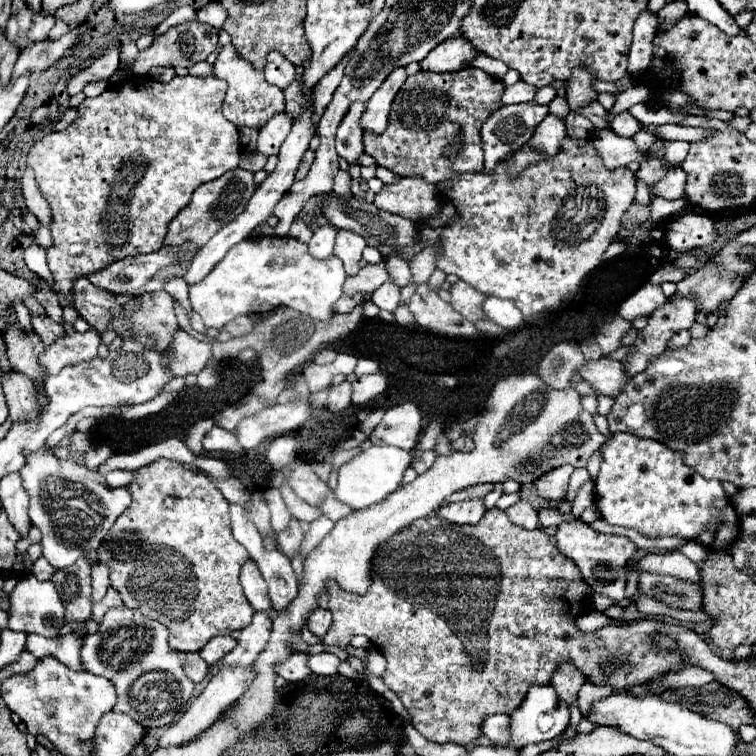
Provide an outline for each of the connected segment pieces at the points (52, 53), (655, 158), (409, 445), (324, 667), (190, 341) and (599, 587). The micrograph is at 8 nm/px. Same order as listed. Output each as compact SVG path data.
M74 28L74 32L68 32L68 34L60 36L58 40L42 40L40 44L26 46L18 56L12 80L16 80L24 72L48 70L54 62L58 62L72 48L72 44L78 44L80 36L82 36L82 32L78 28Z
M652 154L652 158L648 162L640 164L640 170L636 172L636 176L642 178L650 188L660 180L660 176L666 172L666 168L668 168L668 164L662 160L662 154Z
M404 402L400 406L386 410L382 422L376 426L370 440L374 444L388 444L410 452L416 446L420 432L422 432L420 410L412 402Z
M330 652L308 656L308 668L312 674L322 674L322 676L336 674L338 664L340 664L340 658L336 654L330 654Z
M178 330L174 334L174 356L174 362L170 364L174 376L198 374L212 356L212 346L206 340L196 340L188 332Z
M572 520L572 522L562 522L556 530L556 542L558 550L568 556L570 560L576 562L580 568L586 584L594 592L610 596L614 602L624 600L624 588L626 588L626 562L630 556L636 552L636 544L626 538L626 536L616 536L616 534L602 534L594 530L590 524L582 520Z

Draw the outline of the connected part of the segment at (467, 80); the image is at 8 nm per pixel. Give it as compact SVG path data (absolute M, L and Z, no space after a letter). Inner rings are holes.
M476 68L446 74L418 72L414 76L408 76L392 102L386 132L380 136L364 136L366 154L370 154L382 168L392 170L394 174L418 174L434 184L444 182L452 174L476 172L484 166L480 128L488 120L488 116L502 106L504 90L506 84L502 80L496 80ZM460 132L462 152L454 162L450 162L444 158L444 148L454 142Z

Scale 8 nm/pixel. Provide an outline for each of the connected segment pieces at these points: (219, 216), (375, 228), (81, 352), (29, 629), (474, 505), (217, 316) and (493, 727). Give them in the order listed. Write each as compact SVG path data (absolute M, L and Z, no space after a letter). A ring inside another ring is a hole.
M242 168L230 170L218 180L202 184L192 194L190 204L182 208L182 212L178 212L178 216L174 216L174 220L170 222L164 246L182 246L186 242L192 242L200 250L222 228L222 224L228 224L230 220L234 220L234 216L238 216L238 212L242 212L242 208L246 208L246 200L250 200L250 192L254 192L254 188L254 174Z
M330 192L330 194L326 194L326 196L322 198L320 212L322 212L322 216L324 216L326 220L330 220L336 228L348 228L348 230L352 230L352 232L364 236L366 242L368 242L368 246L378 248L378 250L380 250L382 254L386 254L386 256L392 254L396 248L402 248L402 246L414 242L414 238L416 238L416 226L414 226L410 220L406 220L406 218L402 218L402 216L396 216L396 214L390 214L390 212L386 212L386 210L380 210L380 208L376 208L374 204L370 204L370 202L366 202L366 200L358 200L358 198L354 198L354 196L350 196L350 198L346 200L346 198L342 198L342 196Z
M96 330L80 332L64 332L60 340L56 340L50 348L46 348L40 356L42 370L46 376L54 376L66 364L78 364L84 360L92 360L98 354L100 334Z
M28 574L10 592L8 616L10 616L8 618L10 630L20 630L26 634L40 634L46 638L54 638L54 636L58 636L58 630L64 626L64 604L52 582L40 582L32 574Z
M464 500L464 502L454 502L448 506L442 506L438 510L438 516L446 518L454 524L476 524L484 512L486 512L484 500Z
M250 236L250 240L230 248L224 260L200 284L190 286L190 302L194 312L202 316L204 326L216 330L236 316L264 314L278 306L288 306L326 322L332 318L332 308L342 296L344 280L346 272L336 256L318 260L310 256L308 244L290 236Z
M506 714L488 716L488 718L482 722L482 734L488 736L492 742L506 744L506 742L510 740L508 722L510 722L510 716L506 716Z

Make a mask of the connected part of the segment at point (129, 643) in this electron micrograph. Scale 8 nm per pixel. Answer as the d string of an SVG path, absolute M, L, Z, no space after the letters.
M122 606L106 612L102 622L98 624L98 632L82 638L82 664L86 664L84 670L108 678L116 686L118 694L114 712L124 712L146 728L160 728L172 724L176 712L180 712L188 704L194 690L194 682L184 672L186 654L172 650L168 646L168 636L170 636L168 628L164 628L164 624L160 624L158 620L152 620L138 610Z

